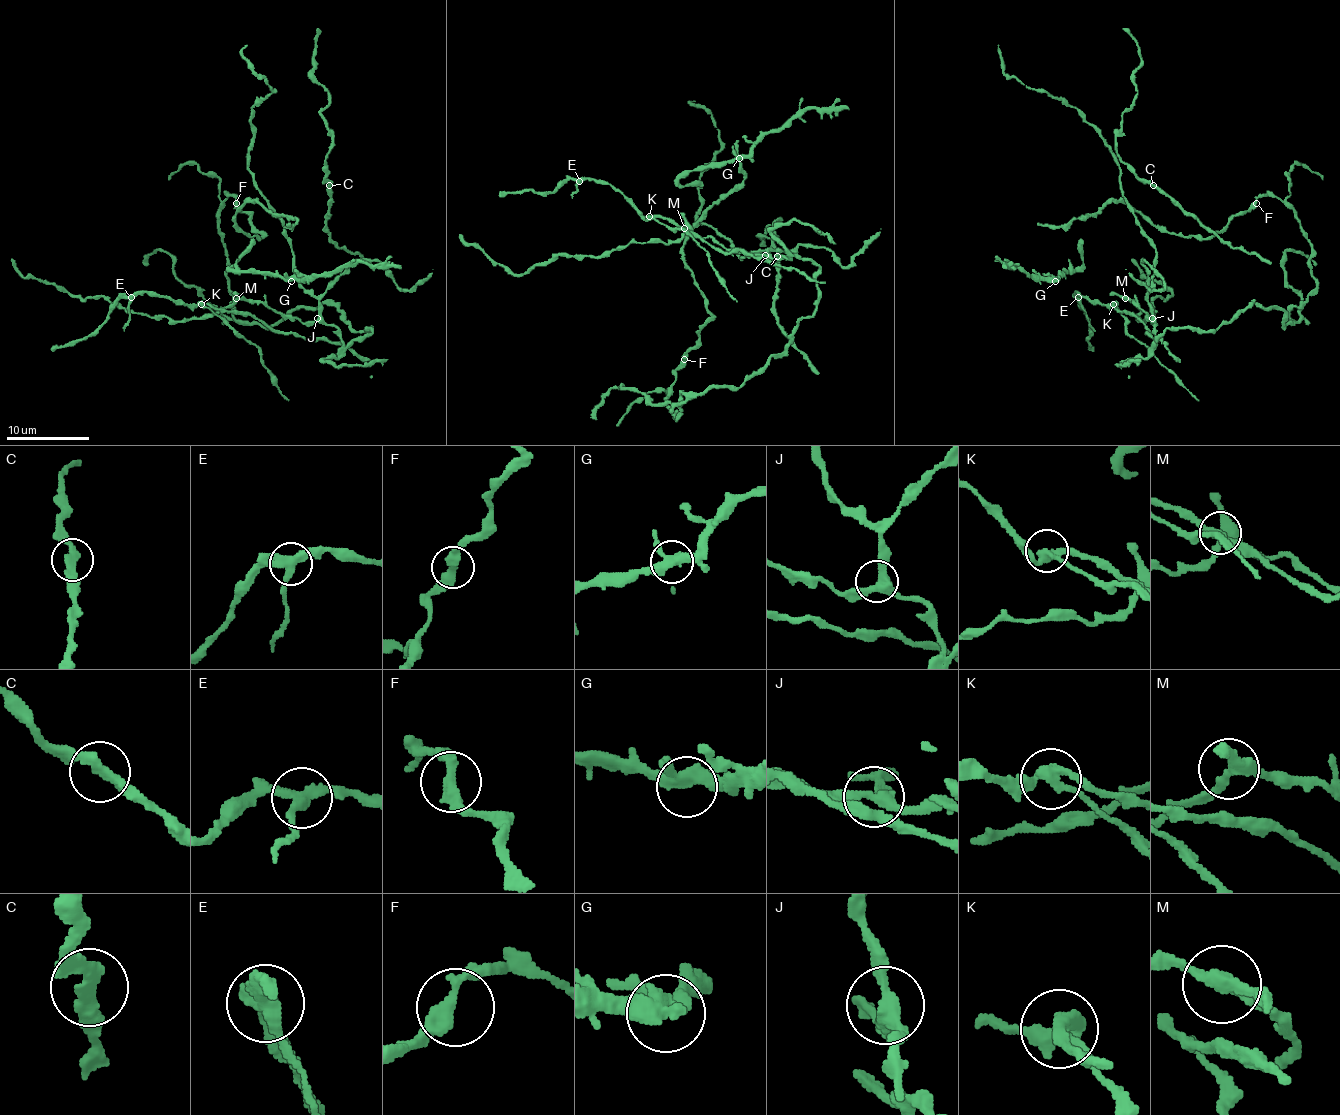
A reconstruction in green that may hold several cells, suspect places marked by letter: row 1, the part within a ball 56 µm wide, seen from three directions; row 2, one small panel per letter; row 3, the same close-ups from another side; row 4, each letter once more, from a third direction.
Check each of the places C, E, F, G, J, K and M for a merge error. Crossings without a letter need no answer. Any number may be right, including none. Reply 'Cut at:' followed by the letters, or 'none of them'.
Cut at: E, K

